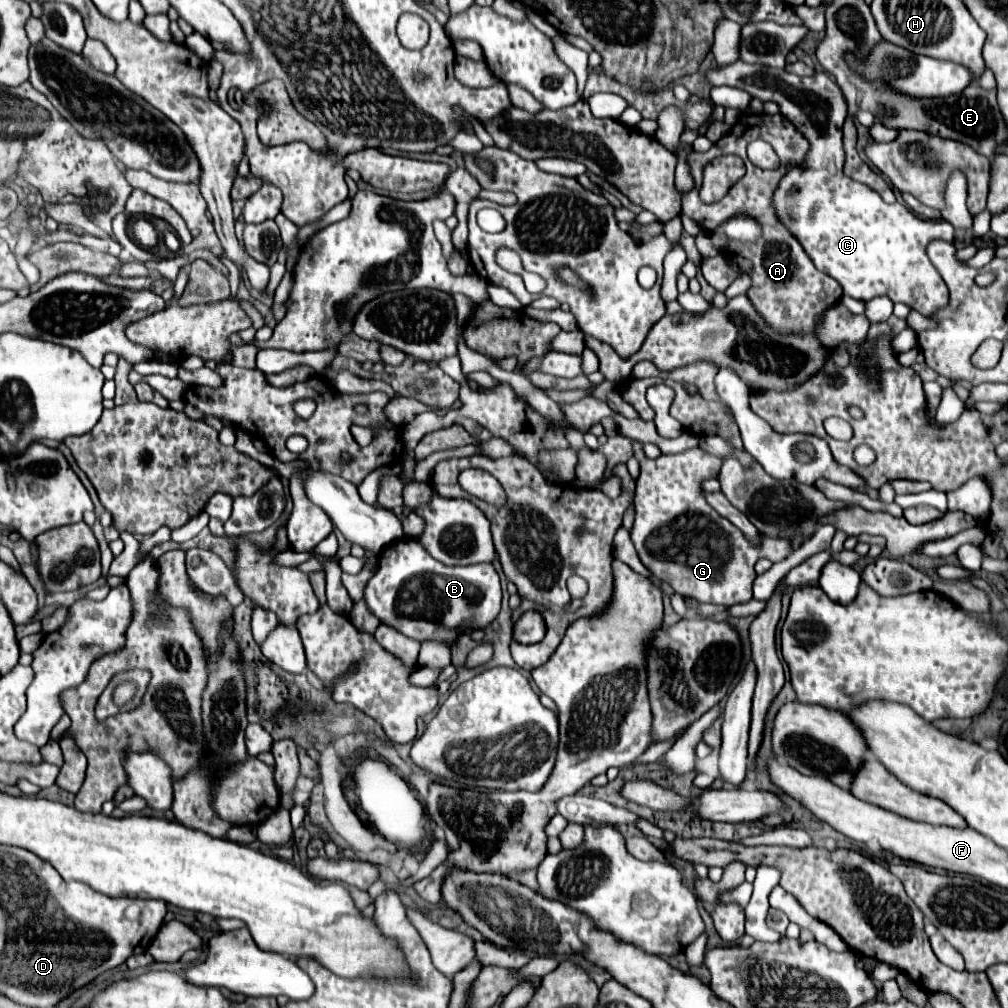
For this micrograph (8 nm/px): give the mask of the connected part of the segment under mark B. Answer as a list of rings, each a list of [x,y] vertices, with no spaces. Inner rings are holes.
[[[401,538],[379,554],[377,572],[369,578],[363,600],[373,616],[397,628],[397,632],[417,642],[445,642],[453,648],[465,630],[479,630],[497,620],[501,610],[501,584],[493,564],[447,566],[433,560],[419,540]]]

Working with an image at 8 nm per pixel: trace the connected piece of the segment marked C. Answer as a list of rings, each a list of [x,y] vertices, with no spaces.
[[[735,60],[733,64],[727,66],[707,68],[705,78],[711,86],[735,86],[763,102],[775,100],[781,108],[781,114],[787,120],[791,120],[811,142],[811,152],[807,160],[801,166],[791,168],[783,176],[775,192],[777,216],[803,244],[813,264],[843,286],[845,296],[863,302],[875,296],[889,296],[893,302],[903,302],[909,308],[921,312],[923,316],[931,316],[937,308],[947,304],[949,300],[947,286],[941,280],[937,268],[931,264],[927,256],[927,246],[933,240],[945,240],[953,244],[955,228],[945,220],[923,220],[899,202],[885,204],[885,200],[881,200],[881,196],[877,196],[877,192],[873,192],[869,186],[853,182],[843,174],[845,152],[841,144],[841,128],[847,116],[847,100],[837,82],[827,72],[815,72],[813,76],[799,78],[795,74],[789,74],[785,68],[765,68],[761,64],[745,64],[743,60]]]

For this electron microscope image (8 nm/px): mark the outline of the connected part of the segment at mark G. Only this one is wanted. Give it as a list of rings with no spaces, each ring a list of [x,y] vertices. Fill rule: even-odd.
[[[637,442],[635,456],[641,464],[641,474],[636,480],[631,540],[645,568],[681,596],[691,596],[701,602],[749,602],[753,598],[751,586],[757,576],[753,570],[755,562],[759,558],[771,558],[771,562],[783,560],[791,552],[787,540],[763,536],[763,548],[753,548],[729,520],[709,506],[703,496],[703,480],[719,476],[723,464],[719,456],[701,448],[689,448],[681,454],[661,454],[651,460],[641,452],[641,444]],[[663,530],[687,530],[683,550],[679,550],[681,556],[663,556]],[[721,544],[727,544],[725,556]]]

